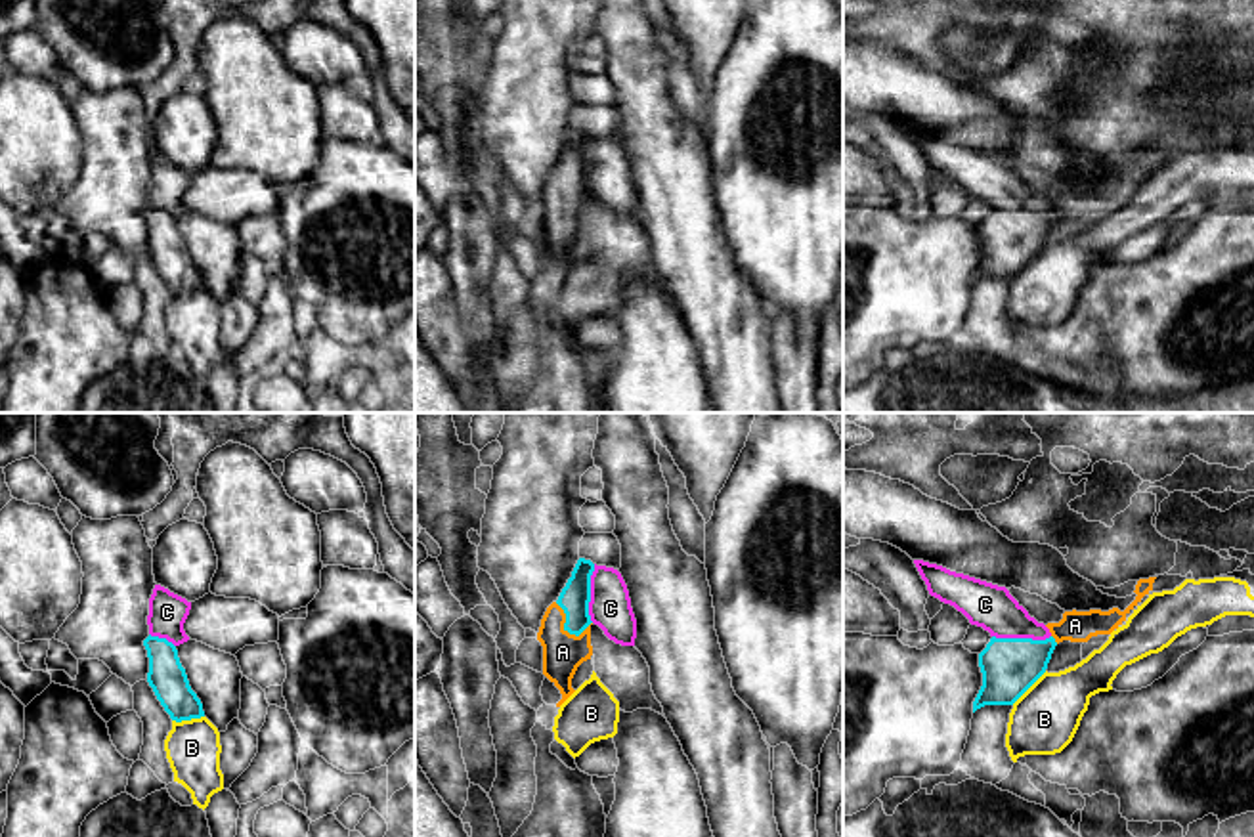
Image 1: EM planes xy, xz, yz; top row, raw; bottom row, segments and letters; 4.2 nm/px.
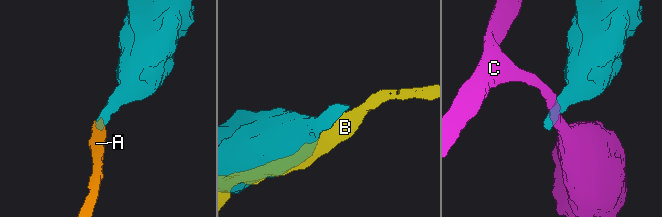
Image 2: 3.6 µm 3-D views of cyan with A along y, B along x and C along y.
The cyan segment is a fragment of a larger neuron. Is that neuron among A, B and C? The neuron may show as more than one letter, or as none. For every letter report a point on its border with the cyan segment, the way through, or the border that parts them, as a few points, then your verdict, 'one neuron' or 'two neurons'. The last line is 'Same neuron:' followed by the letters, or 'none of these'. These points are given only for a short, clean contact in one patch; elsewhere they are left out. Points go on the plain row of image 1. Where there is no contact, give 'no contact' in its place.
A: contact xz (566, 201); way xz (574, 171), (566, 201), (562, 224); one neuron
B: contact yz (1029, 258); two neurons
C: contact xz (589, 165); border xz (595, 136), (589, 167), (591, 193); two neurons
Same neuron: A

